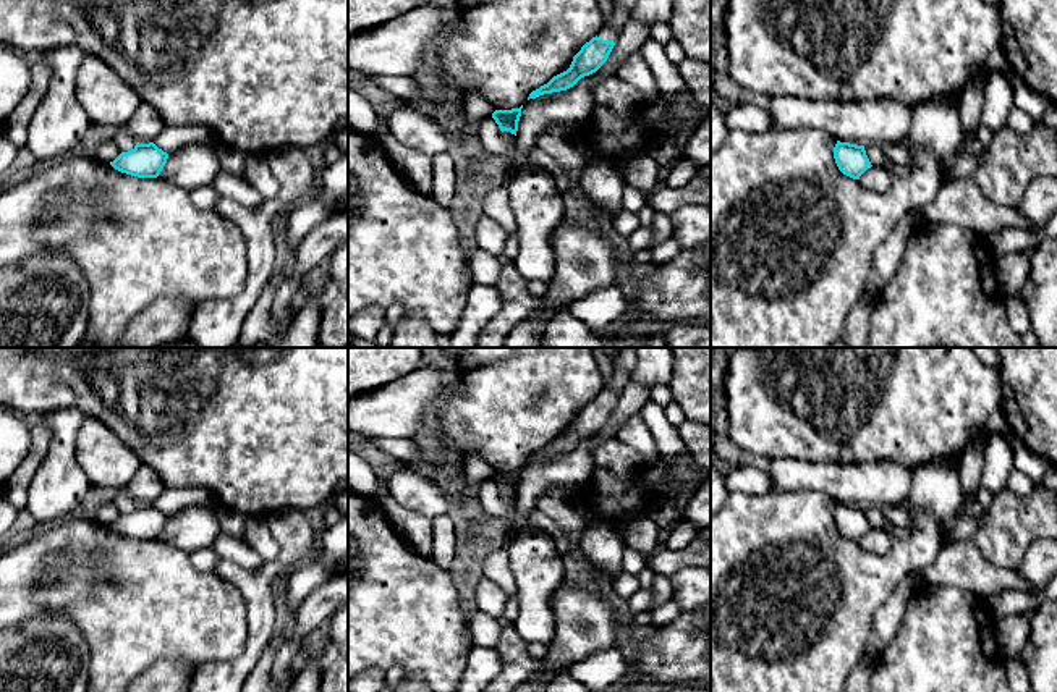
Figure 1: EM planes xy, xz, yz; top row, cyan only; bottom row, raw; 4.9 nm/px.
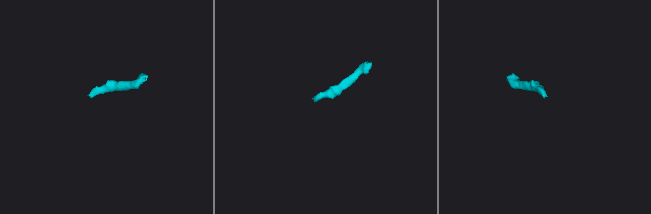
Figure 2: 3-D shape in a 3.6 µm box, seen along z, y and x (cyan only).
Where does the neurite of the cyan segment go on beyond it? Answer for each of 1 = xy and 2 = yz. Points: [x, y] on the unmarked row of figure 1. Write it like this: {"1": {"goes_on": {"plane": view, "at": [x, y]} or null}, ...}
{"1": {"goes_on": null}, "2": {"goes_on": null}}

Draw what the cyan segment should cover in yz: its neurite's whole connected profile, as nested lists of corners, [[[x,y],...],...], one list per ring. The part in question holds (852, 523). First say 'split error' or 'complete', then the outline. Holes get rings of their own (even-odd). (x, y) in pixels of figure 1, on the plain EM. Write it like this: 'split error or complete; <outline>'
complete; [[[837,503],[834,509],[834,521],[838,532],[853,542],[860,542],[860,538],[872,529],[866,517],[864,508],[850,504]]]

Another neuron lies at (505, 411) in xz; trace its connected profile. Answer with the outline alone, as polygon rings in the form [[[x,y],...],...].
[[[516,348],[510,357],[473,369],[458,378],[437,419],[444,435],[442,446],[427,451],[424,461],[444,458],[445,470],[465,472],[468,459],[478,454],[495,472],[520,470],[533,453],[557,438],[573,417],[597,398],[602,386],[604,380],[591,348]]]

